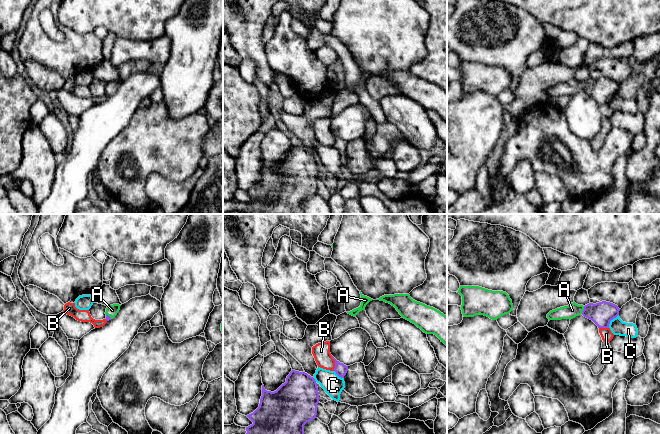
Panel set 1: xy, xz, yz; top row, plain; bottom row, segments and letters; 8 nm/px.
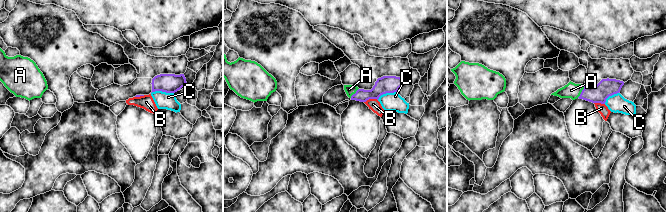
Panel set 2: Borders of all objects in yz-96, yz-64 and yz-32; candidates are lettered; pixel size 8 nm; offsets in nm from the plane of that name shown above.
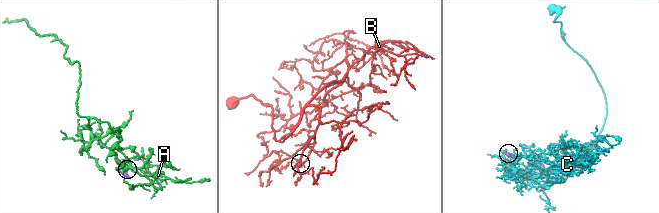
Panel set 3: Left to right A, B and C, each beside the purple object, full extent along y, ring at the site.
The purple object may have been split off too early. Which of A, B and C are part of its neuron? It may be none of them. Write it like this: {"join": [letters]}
{"join": ["A"]}

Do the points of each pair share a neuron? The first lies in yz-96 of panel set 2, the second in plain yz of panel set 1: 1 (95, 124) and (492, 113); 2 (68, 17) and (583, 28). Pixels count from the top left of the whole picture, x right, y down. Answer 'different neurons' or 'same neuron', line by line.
1: different neurons
2: different neurons

